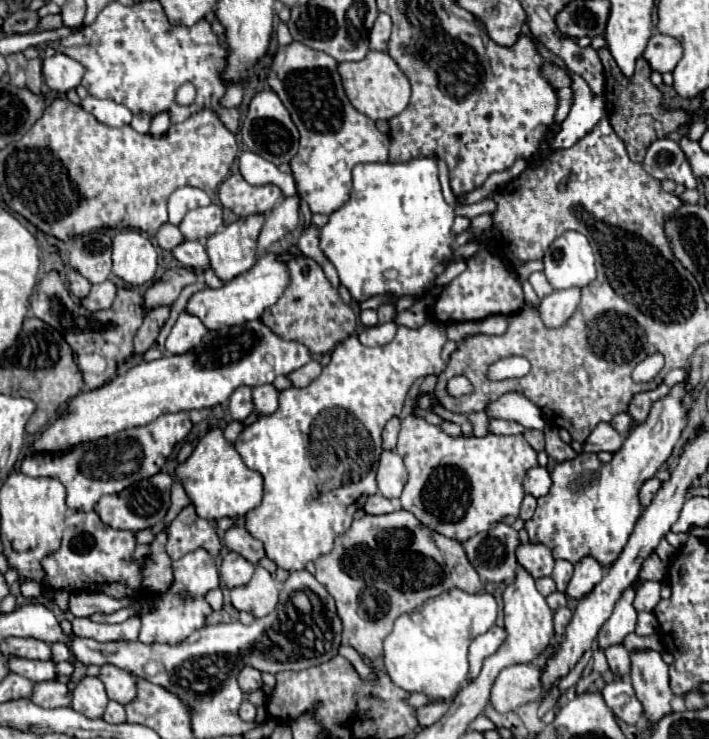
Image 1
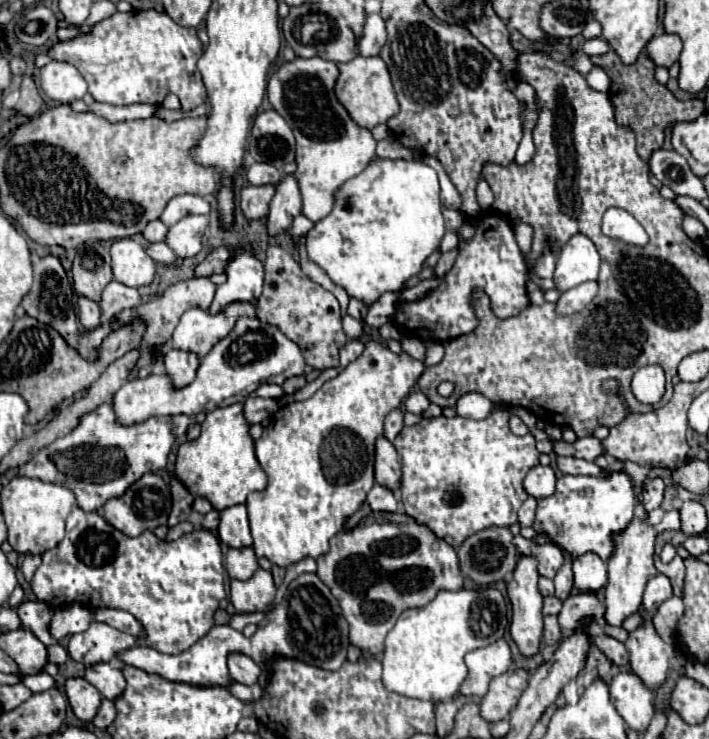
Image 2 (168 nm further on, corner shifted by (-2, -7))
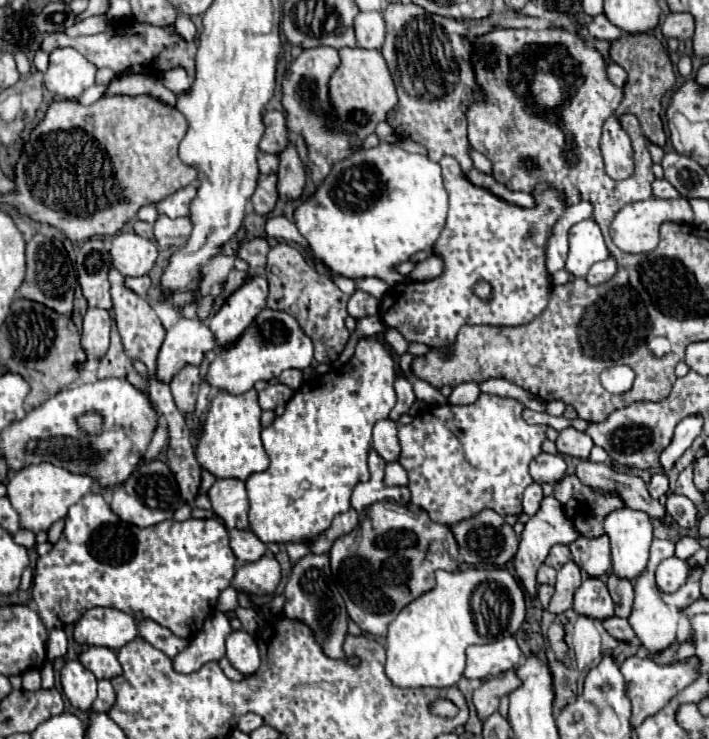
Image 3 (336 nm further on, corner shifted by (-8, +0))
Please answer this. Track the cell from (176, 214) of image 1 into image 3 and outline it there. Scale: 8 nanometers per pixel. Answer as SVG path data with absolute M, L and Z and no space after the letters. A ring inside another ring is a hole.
M189 185L189 187L185 187L185 189L179 189L177 193L169 195L169 197L163 199L161 203L157 203L155 207L157 207L157 211L159 211L161 215L167 215L167 217L171 217L171 219L175 219L175 217L185 217L185 215L189 215L189 205L191 205L191 201L195 199L195 195L197 195L197 187L195 187L195 185Z

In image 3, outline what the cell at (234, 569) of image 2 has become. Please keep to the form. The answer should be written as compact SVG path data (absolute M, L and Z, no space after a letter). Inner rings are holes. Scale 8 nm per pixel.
M231 529L229 537L231 537L231 549L241 563L253 563L261 559L267 551L267 545L261 543L251 531Z

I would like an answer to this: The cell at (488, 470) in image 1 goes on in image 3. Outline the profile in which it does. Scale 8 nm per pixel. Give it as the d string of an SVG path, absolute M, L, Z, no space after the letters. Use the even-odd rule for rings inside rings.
M483 393L471 405L443 405L419 413L409 425L399 425L401 457L399 463L409 475L411 503L425 509L429 517L447 527L479 515L483 509L493 509L501 517L521 513L521 495L529 483L529 463L541 453L547 425L529 425L521 419L523 405L509 397Z

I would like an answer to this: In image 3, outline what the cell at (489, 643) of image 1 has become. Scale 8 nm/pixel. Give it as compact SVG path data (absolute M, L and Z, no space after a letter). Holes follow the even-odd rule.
M505 637L501 641L493 641L487 645L471 645L467 649L467 679L485 679L489 675L499 675L507 669L519 665L521 649L515 637Z

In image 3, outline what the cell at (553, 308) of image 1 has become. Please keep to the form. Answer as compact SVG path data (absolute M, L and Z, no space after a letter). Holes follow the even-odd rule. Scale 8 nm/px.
M609 257L609 259L601 261L601 263L595 263L595 265L589 269L585 281L587 281L589 285L601 285L601 283L609 281L609 279L615 275L615 271L617 271L617 263L615 263L613 257Z

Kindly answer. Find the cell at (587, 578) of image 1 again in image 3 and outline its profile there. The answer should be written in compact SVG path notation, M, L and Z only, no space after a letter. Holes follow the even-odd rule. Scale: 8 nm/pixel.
M579 537L571 545L573 561L589 575L589 577L601 577L611 571L611 553L609 553L609 537L597 537L587 539Z

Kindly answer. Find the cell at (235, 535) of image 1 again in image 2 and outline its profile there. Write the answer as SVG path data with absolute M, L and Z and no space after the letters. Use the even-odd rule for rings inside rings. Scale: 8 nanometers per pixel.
M235 504L235 506L223 508L219 512L217 534L219 534L221 542L229 548L251 546L251 530L249 530L245 504Z

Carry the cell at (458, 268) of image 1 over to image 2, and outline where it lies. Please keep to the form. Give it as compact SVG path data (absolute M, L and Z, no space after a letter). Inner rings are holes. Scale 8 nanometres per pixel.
M365 342L363 354L345 370L341 370L339 376L327 380L309 400L285 404L271 416L263 436L255 442L257 460L269 482L263 492L251 492L245 502L257 558L265 556L273 564L287 568L305 556L317 558L319 554L327 554L329 540L343 528L347 516L359 510L367 492L375 484L375 440L383 434L385 416L393 408L401 406L423 370L423 362L403 352L393 354L381 342Z

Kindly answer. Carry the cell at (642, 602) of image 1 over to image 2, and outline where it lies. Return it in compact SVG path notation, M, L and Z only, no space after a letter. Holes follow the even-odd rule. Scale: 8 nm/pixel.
M655 574L647 582L647 588L645 588L645 594L643 594L643 608L651 610L651 614L653 614L671 596L673 596L673 590L671 590L669 578L665 574Z

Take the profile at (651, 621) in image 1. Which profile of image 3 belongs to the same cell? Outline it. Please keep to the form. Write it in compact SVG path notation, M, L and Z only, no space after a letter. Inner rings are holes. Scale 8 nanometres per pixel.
M615 575L609 577L609 593L615 601L615 615L627 619L631 615L631 607L633 607L633 585L627 579L617 579Z

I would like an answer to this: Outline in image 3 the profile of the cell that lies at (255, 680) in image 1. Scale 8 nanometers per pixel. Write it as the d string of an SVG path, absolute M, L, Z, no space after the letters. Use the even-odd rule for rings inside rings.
M233 631L227 637L227 659L243 675L253 675L261 665L255 639L245 631Z

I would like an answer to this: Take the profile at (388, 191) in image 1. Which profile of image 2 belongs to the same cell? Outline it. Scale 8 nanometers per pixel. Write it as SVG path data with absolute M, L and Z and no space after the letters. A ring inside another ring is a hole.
M375 158L363 172L349 178L335 192L333 210L317 220L305 236L305 250L311 262L321 266L325 274L367 304L373 304L383 292L399 292L403 284L421 272L423 262L437 250L445 234L445 222L439 200L437 172L419 160L389 160Z

